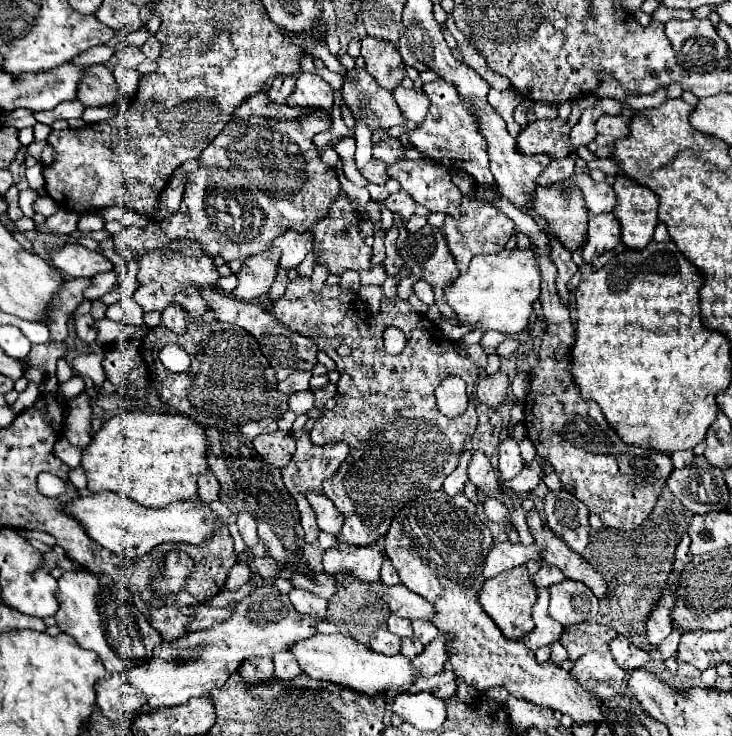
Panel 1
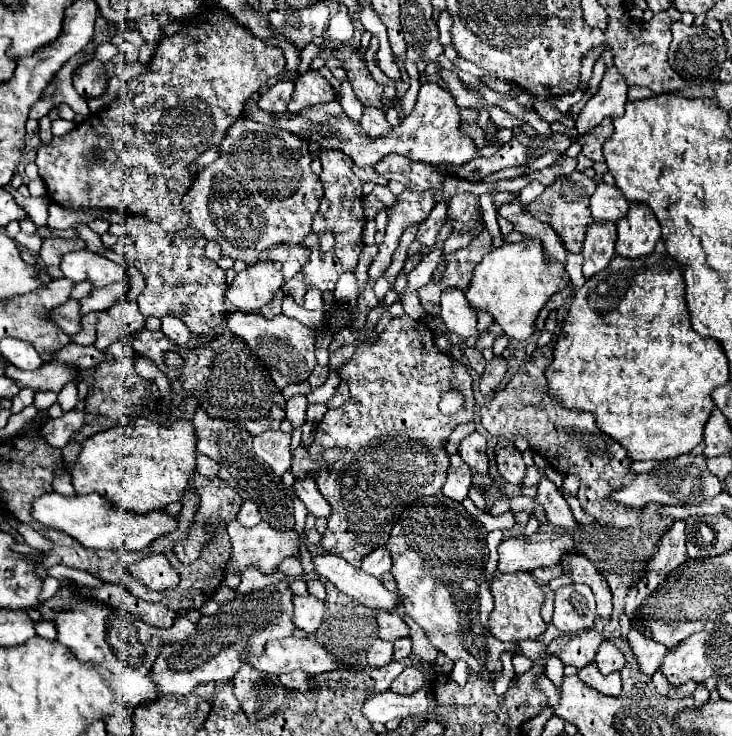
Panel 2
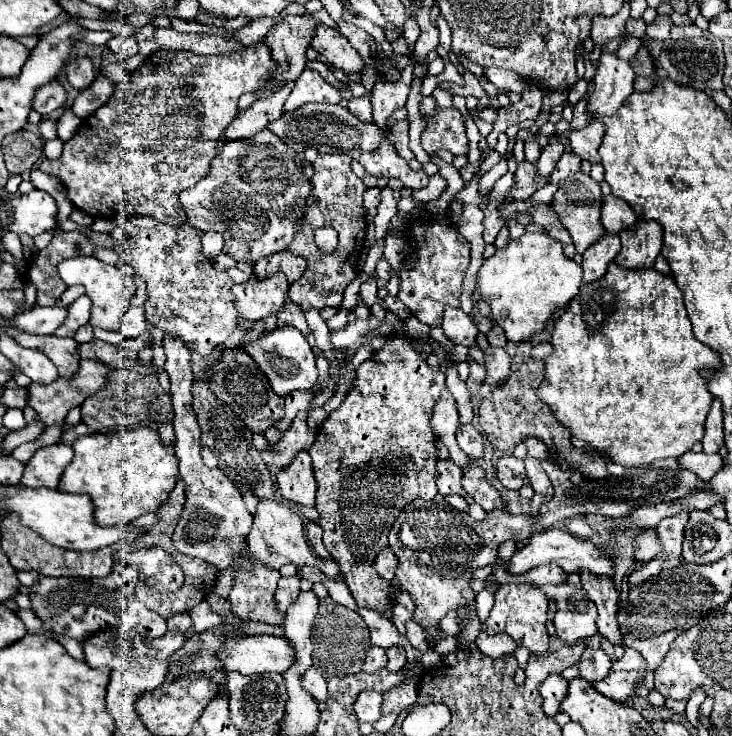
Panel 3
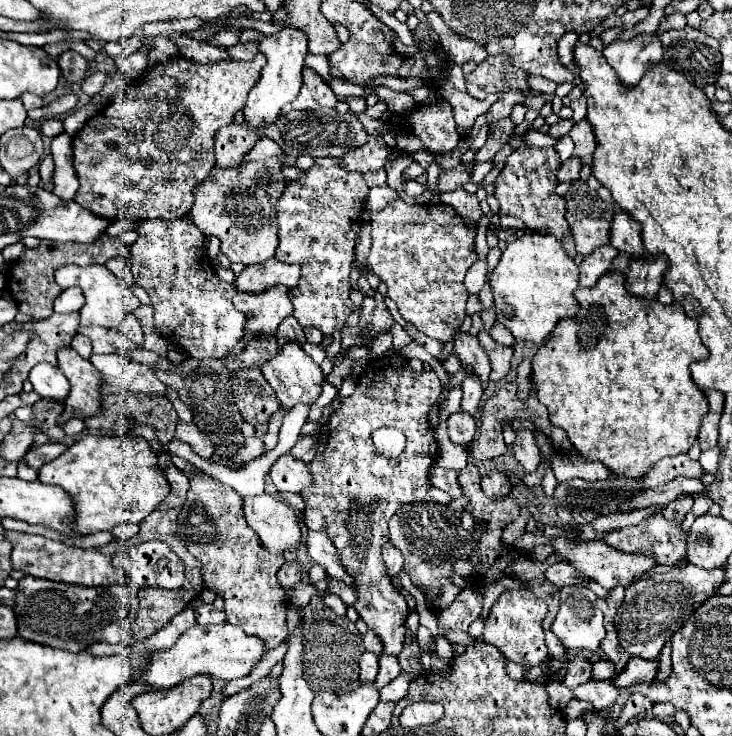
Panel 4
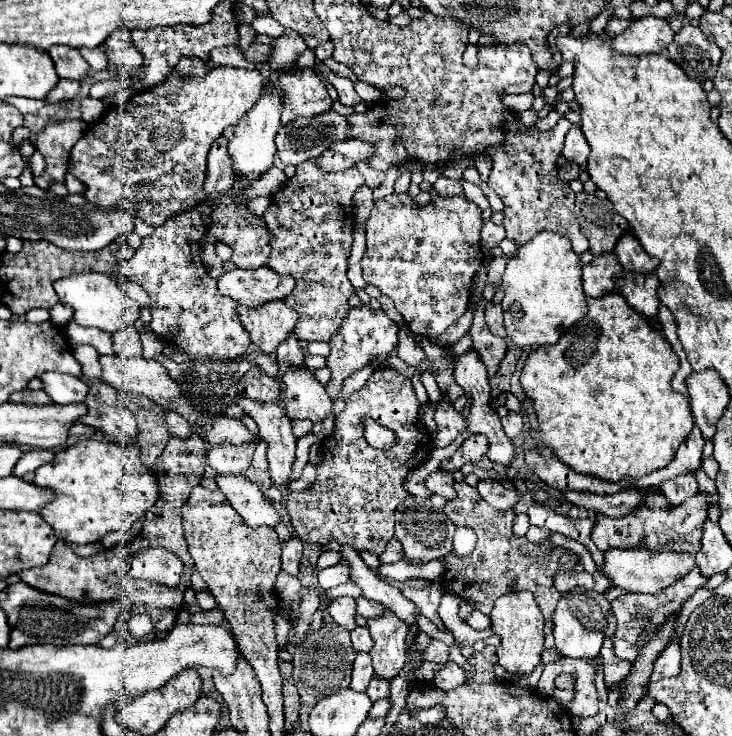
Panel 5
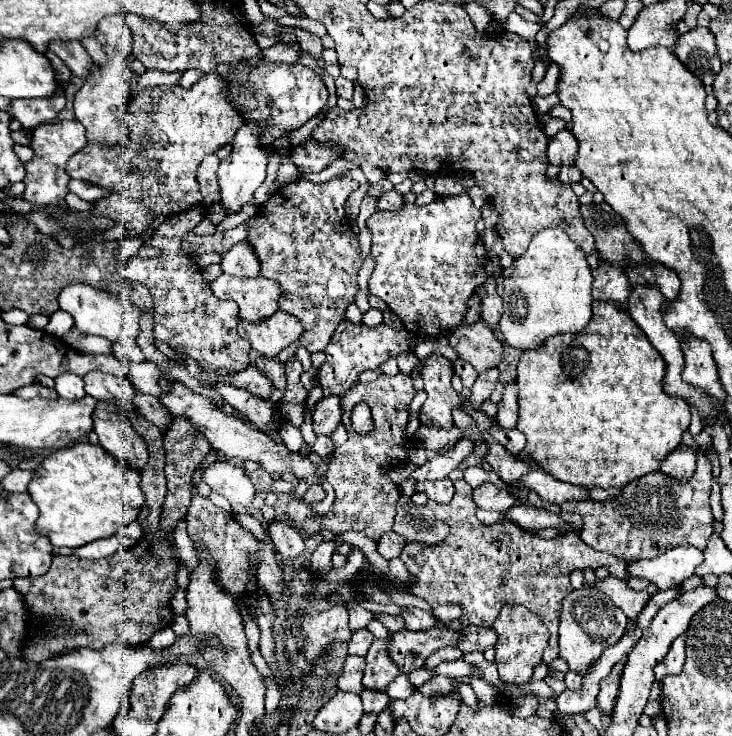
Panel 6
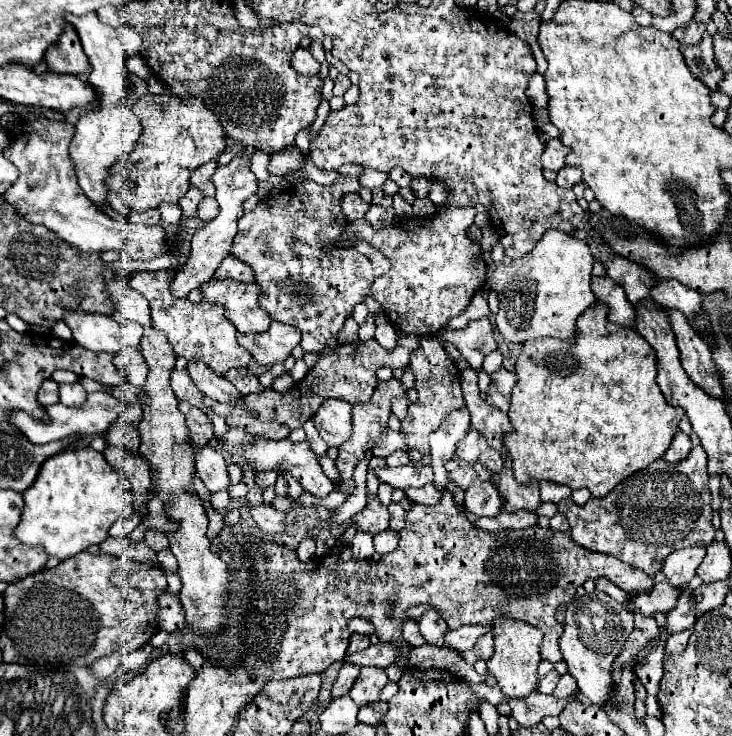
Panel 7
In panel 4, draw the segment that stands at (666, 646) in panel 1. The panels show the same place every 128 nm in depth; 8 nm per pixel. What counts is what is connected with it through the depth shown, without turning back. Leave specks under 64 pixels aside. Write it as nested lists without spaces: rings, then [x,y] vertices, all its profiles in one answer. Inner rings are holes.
[[[598,660],[592,664],[592,680],[604,680],[612,676],[614,676],[614,670],[608,660]]]

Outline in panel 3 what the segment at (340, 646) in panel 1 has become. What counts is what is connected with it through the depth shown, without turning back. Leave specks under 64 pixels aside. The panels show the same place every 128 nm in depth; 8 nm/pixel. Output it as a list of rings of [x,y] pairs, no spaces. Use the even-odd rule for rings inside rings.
[[[224,636],[222,648],[216,652],[216,658],[222,660],[224,672],[240,672],[246,676],[266,672],[282,674],[284,670],[288,670],[288,666],[292,666],[292,648],[288,648],[288,642],[284,642],[282,636]]]

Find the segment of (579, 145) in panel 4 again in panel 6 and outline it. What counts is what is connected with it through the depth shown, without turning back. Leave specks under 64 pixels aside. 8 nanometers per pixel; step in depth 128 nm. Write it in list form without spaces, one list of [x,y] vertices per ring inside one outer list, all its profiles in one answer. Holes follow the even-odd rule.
[[[560,130],[558,134],[554,134],[550,138],[546,156],[548,156],[550,164],[556,164],[556,166],[568,164],[570,166],[574,162],[576,152],[578,152],[578,144],[576,144],[576,138],[572,136],[572,132]]]

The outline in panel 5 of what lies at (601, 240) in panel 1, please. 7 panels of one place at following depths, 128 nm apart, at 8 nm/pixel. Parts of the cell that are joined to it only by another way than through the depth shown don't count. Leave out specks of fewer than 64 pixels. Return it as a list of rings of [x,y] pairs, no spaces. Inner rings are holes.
[[[604,254],[604,256],[594,258],[590,264],[586,264],[582,272],[584,272],[582,280],[584,280],[586,296],[600,298],[618,290],[614,278],[622,274],[622,266],[616,254]]]

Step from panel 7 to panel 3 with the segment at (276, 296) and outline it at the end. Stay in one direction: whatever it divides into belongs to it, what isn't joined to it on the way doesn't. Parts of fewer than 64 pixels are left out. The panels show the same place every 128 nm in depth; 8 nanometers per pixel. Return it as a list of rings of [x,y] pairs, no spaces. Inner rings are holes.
[[[320,154],[316,158],[316,162],[312,164],[314,176],[310,178],[310,182],[312,182],[312,192],[308,196],[310,200],[298,220],[298,230],[296,230],[294,240],[286,248],[286,252],[292,252],[294,256],[302,256],[308,262],[302,278],[296,280],[288,290],[290,300],[296,306],[300,306],[304,312],[308,312],[310,308],[322,310],[326,306],[340,310],[340,306],[342,306],[340,294],[356,277],[356,256],[360,254],[360,250],[364,246],[364,236],[366,236],[364,206],[362,206],[362,194],[364,194],[366,186],[352,172],[350,164],[352,164],[352,158],[344,156],[344,154]],[[310,208],[318,208],[318,210],[310,210]],[[322,226],[330,226],[338,232],[338,246],[330,254],[320,252],[314,242],[314,230],[322,228]]]

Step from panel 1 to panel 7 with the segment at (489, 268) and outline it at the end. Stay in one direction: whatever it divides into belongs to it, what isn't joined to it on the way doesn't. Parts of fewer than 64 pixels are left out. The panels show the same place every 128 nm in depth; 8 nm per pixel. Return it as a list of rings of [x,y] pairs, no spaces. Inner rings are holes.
[[[548,230],[542,236],[540,244],[536,244],[532,254],[496,266],[488,276],[488,288],[496,292],[500,300],[500,312],[496,314],[496,326],[500,334],[512,344],[522,344],[526,340],[536,340],[546,336],[568,340],[568,336],[572,336],[576,330],[576,318],[598,302],[590,290],[592,268],[594,268],[594,258],[590,254],[588,244],[560,230]]]

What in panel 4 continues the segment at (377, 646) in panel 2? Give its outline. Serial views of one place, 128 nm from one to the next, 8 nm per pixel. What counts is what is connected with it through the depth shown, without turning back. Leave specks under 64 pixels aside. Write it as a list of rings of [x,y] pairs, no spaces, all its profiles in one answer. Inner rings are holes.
[[[364,652],[360,658],[360,680],[362,682],[372,682],[378,672],[378,654],[374,652]]]

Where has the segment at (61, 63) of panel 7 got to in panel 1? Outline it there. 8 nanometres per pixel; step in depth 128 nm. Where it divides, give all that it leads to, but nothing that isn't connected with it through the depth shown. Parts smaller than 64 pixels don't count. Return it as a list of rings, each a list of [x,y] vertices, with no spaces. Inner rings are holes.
[[[94,64],[82,72],[78,84],[78,100],[84,106],[110,106],[122,96],[114,74],[102,66]]]

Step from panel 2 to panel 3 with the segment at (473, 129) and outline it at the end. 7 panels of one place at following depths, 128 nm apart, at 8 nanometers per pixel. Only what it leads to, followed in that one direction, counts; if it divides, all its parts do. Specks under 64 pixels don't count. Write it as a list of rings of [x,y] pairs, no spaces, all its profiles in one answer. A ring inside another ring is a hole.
[[[454,107],[428,114],[426,128],[422,132],[422,148],[426,152],[446,150],[454,155],[466,154],[469,141],[466,137],[465,122],[461,116],[460,111]]]

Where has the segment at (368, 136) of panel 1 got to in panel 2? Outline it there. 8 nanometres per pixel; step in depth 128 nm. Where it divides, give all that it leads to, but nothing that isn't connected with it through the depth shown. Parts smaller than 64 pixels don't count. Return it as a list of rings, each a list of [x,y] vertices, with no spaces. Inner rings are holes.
[[[340,66],[332,68],[332,74],[334,74],[334,78],[340,82],[340,86],[342,86],[340,104],[342,104],[344,112],[348,112],[348,116],[352,116],[352,118],[358,122],[358,120],[360,120],[360,116],[362,116],[362,104],[360,104],[360,102],[358,102],[358,98],[354,96],[350,80],[344,76],[344,70],[342,70]]]

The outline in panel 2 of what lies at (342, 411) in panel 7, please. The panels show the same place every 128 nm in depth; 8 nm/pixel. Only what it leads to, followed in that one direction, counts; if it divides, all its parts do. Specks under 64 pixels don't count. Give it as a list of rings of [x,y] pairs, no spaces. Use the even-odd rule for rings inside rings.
[[[234,312],[228,318],[228,328],[232,334],[240,336],[250,346],[250,350],[264,362],[264,366],[268,368],[278,390],[282,390],[294,382],[304,382],[316,366],[316,358],[314,358],[316,332],[302,326],[294,318],[276,316],[272,320],[266,320],[260,314],[248,314],[246,316],[242,312]]]

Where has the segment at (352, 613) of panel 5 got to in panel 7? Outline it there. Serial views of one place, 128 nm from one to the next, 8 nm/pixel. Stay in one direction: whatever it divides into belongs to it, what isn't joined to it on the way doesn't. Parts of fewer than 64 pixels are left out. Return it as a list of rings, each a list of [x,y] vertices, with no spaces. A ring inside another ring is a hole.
[[[352,618],[348,622],[348,628],[350,632],[358,632],[358,634],[366,634],[366,636],[372,636],[376,630],[372,624],[368,624],[368,620],[360,620],[360,618]]]

